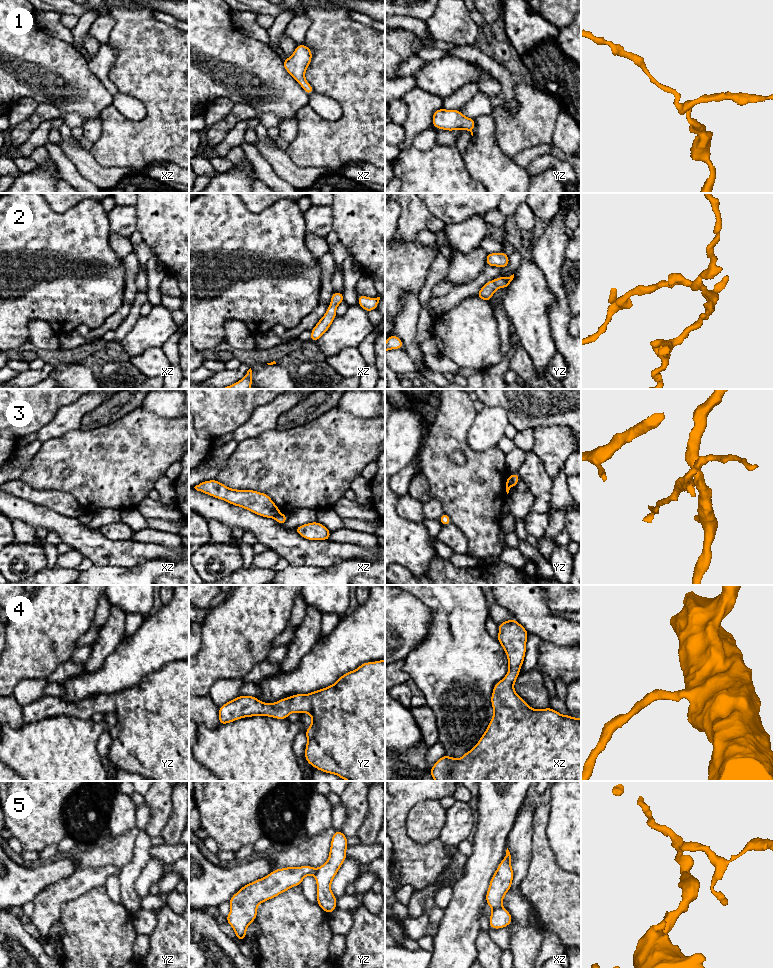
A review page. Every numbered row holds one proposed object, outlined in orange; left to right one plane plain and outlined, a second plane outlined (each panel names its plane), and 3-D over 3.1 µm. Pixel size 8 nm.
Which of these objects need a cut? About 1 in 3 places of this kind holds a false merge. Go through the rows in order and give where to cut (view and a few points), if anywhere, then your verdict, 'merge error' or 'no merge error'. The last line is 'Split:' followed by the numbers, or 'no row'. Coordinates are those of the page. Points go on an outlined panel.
1: cut none; no merge error
2: cut none; no merge error
3: cut yz (509, 476), (509, 481), (512, 485); merge error
4: cut none; no merge error
5: cut xz (501, 906), (493, 909); merge error
Split: 3, 5

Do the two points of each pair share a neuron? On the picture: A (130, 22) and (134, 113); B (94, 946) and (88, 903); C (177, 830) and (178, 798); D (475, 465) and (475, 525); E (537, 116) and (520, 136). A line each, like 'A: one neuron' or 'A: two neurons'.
A: two neurons
B: one neuron
C: one neuron
D: one neuron
E: one neuron

